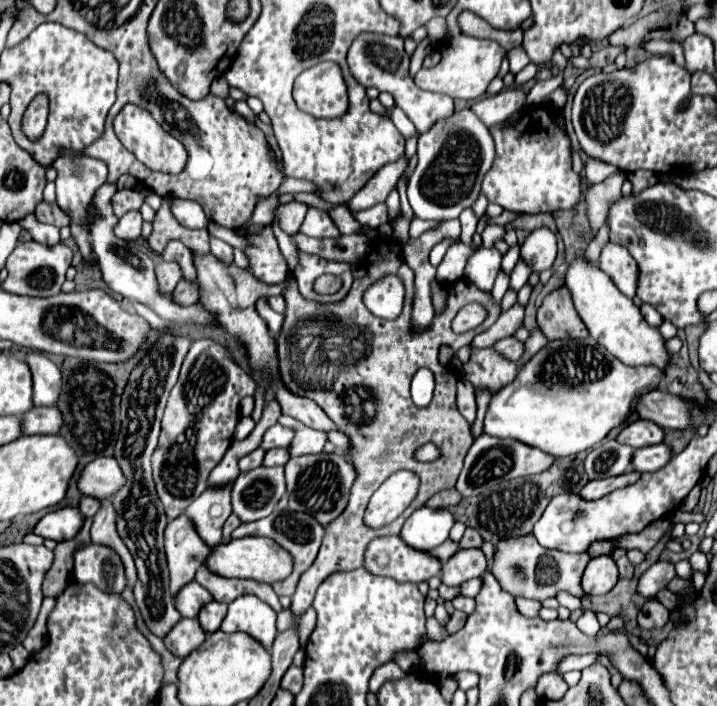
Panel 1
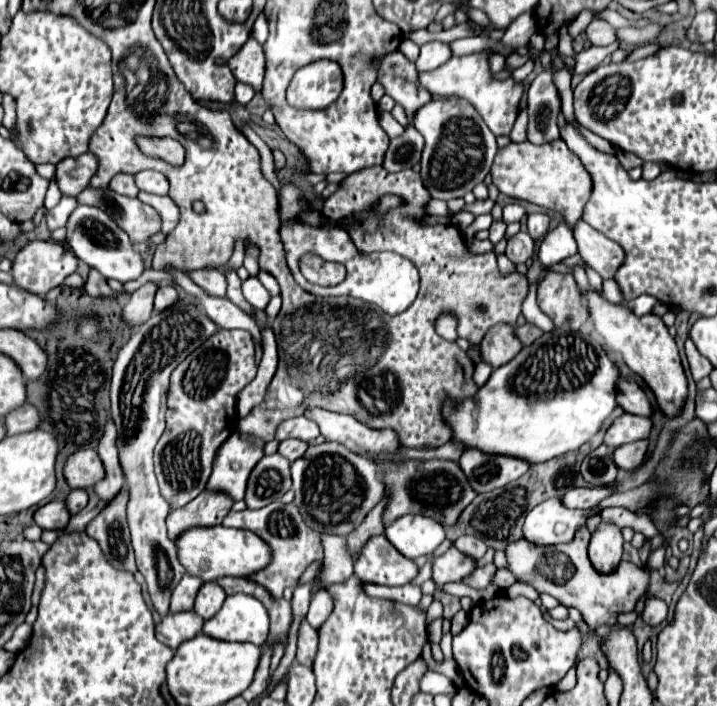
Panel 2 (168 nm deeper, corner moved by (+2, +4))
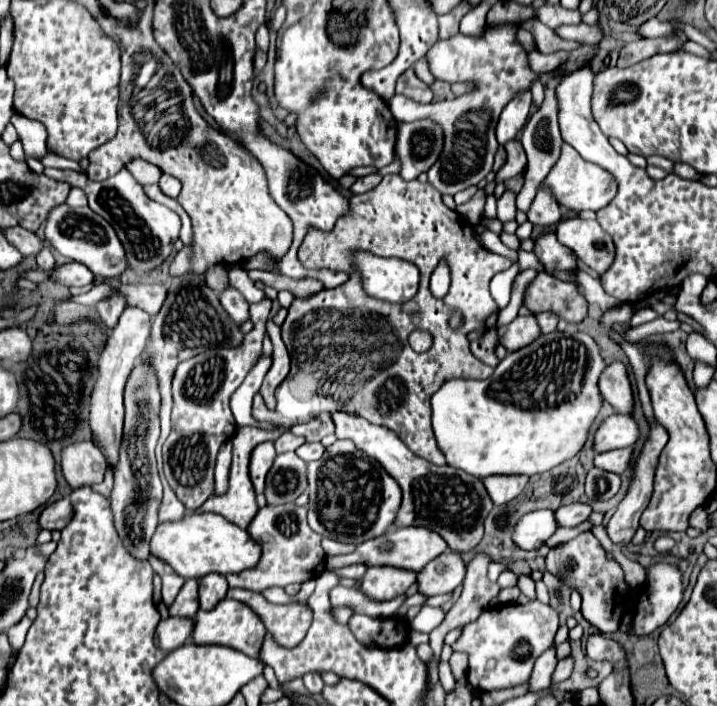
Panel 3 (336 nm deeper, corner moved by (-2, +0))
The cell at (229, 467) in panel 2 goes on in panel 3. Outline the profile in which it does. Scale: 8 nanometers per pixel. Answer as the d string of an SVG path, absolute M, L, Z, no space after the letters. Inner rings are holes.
M262 442L252 450L248 470L250 470L250 480L254 482L256 494L264 492L264 478L266 478L266 474L270 470L274 458L276 458L276 450L274 450L272 442Z

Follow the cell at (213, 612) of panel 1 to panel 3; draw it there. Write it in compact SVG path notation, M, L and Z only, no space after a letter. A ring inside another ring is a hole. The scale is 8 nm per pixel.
M208 574L200 578L198 584L200 584L200 608L202 610L212 610L218 602L226 598L228 582L222 574Z

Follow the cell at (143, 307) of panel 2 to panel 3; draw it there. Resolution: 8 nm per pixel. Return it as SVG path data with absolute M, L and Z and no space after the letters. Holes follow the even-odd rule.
M128 306L118 324L114 326L114 330L108 336L106 348L100 356L98 368L98 380L94 386L94 394L90 400L90 426L92 432L96 436L96 446L100 448L100 452L104 454L108 466L112 470L116 470L118 464L118 446L122 446L122 418L124 418L124 404L122 404L122 394L124 394L124 384L134 368L136 358L142 354L146 338L150 336L150 314L146 314L142 308L136 306Z

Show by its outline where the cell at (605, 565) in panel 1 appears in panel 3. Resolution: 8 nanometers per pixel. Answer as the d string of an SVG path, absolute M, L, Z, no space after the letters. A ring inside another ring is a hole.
M654 424L654 426L650 428L650 438L648 438L646 446L644 446L640 458L636 460L634 476L632 476L628 494L624 496L624 500L620 502L620 506L616 508L614 516L610 518L610 522L608 522L608 526L606 526L608 538L610 538L612 542L620 544L620 546L624 546L624 544L630 542L630 538L634 536L634 532L636 532L636 528L638 528L638 518L640 518L640 514L644 512L644 508L648 506L648 500L650 500L650 496L652 496L652 480L654 480L654 470L656 470L656 464L658 464L658 454L660 454L662 448L666 446L666 442L668 442L668 432L666 432L666 428L662 428L660 424Z

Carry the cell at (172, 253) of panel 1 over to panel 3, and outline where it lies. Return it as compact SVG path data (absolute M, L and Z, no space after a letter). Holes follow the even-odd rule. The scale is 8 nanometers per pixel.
M228 286L226 290L218 292L218 300L222 302L224 310L230 314L230 318L234 322L248 320L248 302L244 300L244 296L234 286Z

